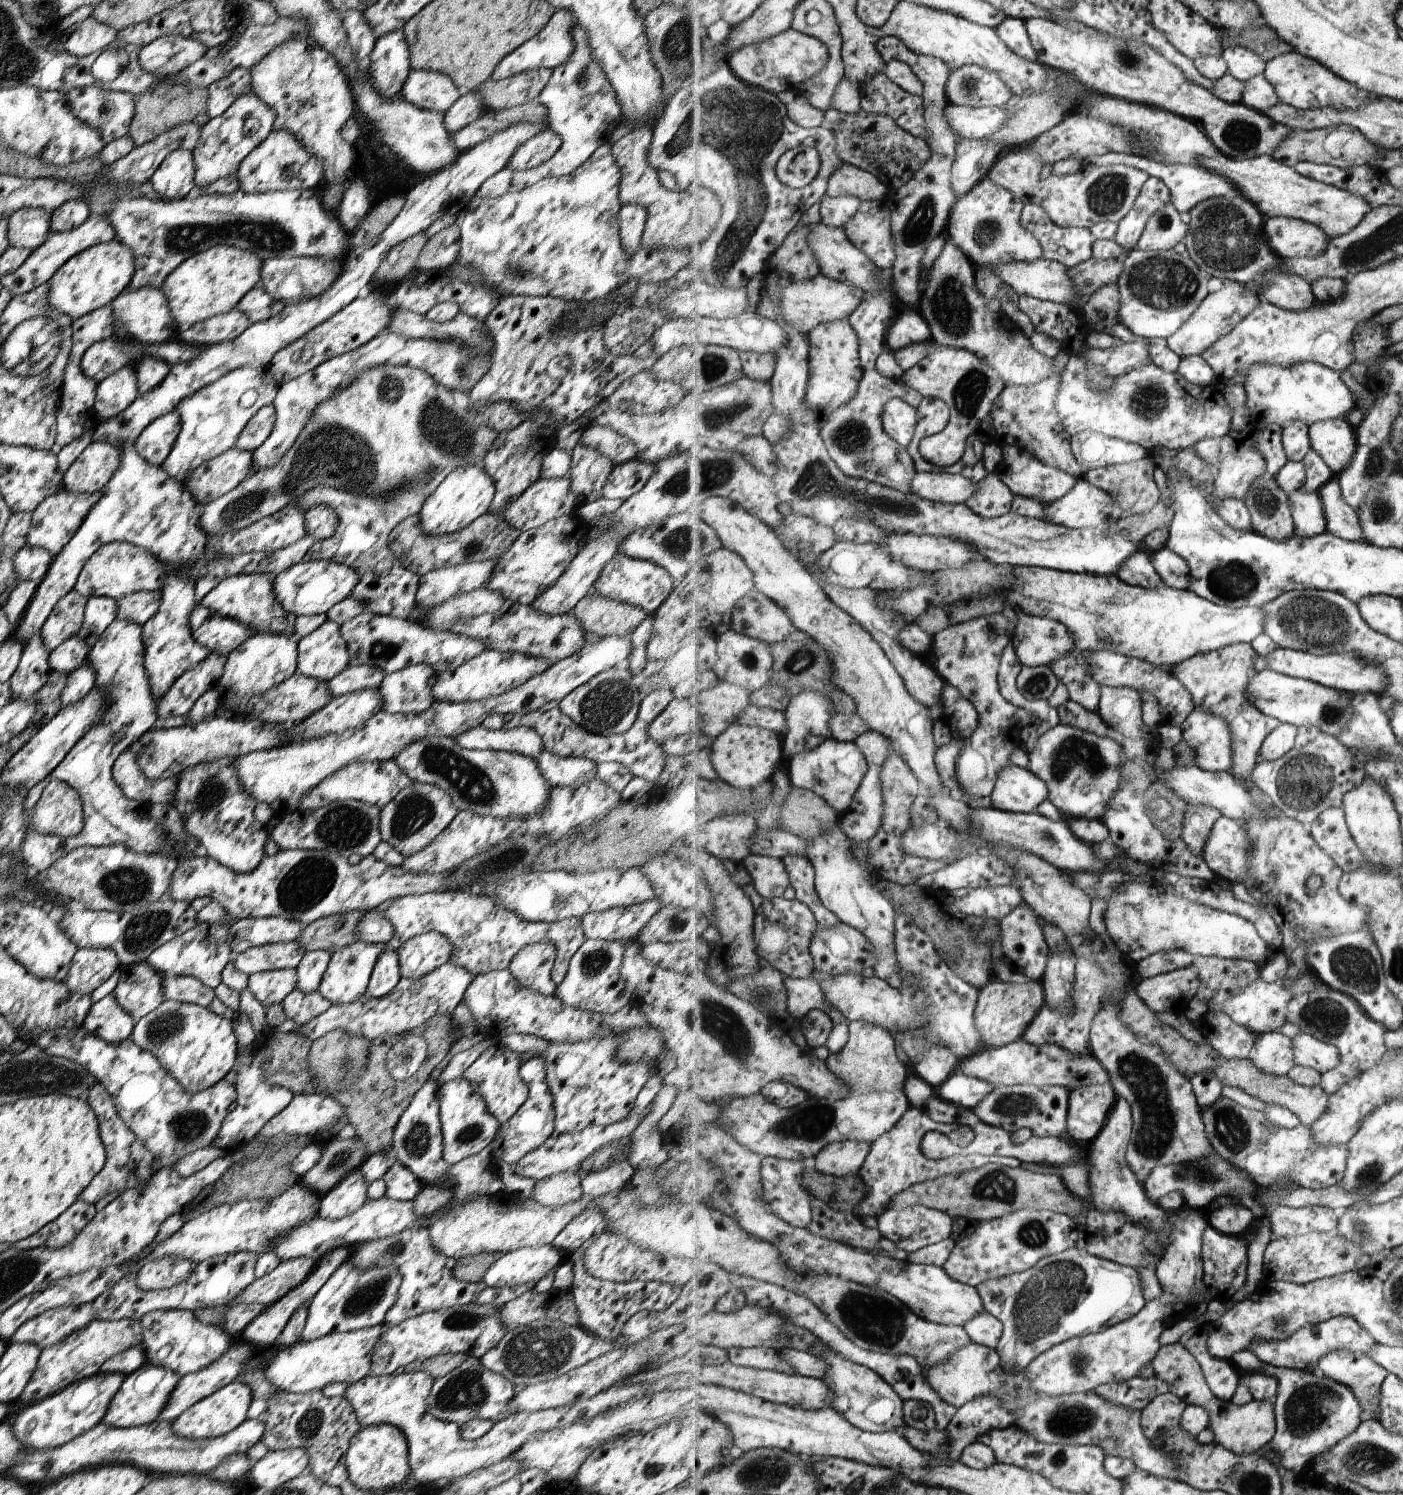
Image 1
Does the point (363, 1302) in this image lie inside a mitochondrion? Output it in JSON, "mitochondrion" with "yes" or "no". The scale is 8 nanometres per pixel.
{"mitochondrion":"yes"}

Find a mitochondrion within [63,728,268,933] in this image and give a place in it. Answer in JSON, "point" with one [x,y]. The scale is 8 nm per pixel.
{"point":[128,884]}

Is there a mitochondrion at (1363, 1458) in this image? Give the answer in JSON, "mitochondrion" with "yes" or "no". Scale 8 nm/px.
{"mitochondrion":"yes"}

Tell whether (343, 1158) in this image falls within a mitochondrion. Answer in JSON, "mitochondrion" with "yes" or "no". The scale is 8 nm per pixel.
{"mitochondrion":"yes"}

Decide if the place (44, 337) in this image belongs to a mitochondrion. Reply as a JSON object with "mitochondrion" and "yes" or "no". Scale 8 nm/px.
{"mitochondrion":"yes"}

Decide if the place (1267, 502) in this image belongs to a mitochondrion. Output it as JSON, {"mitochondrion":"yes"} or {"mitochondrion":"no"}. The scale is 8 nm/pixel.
{"mitochondrion":"yes"}

